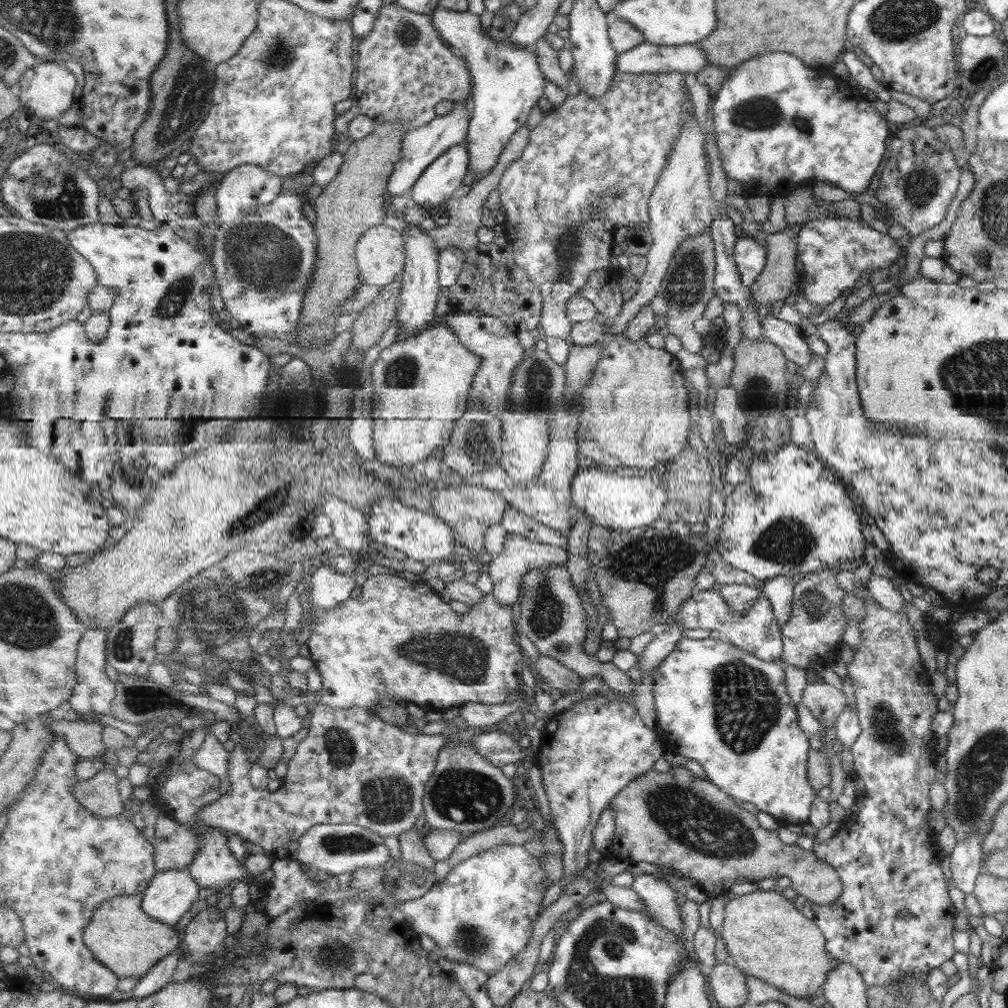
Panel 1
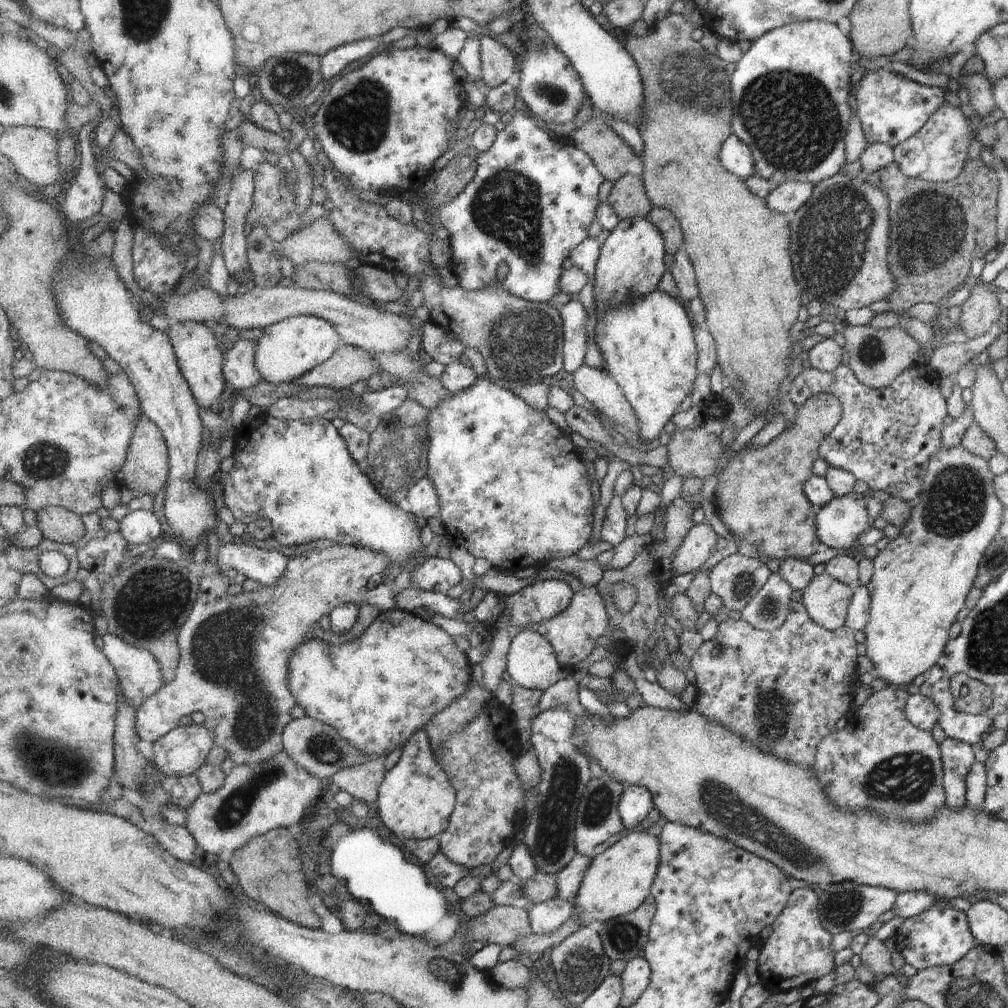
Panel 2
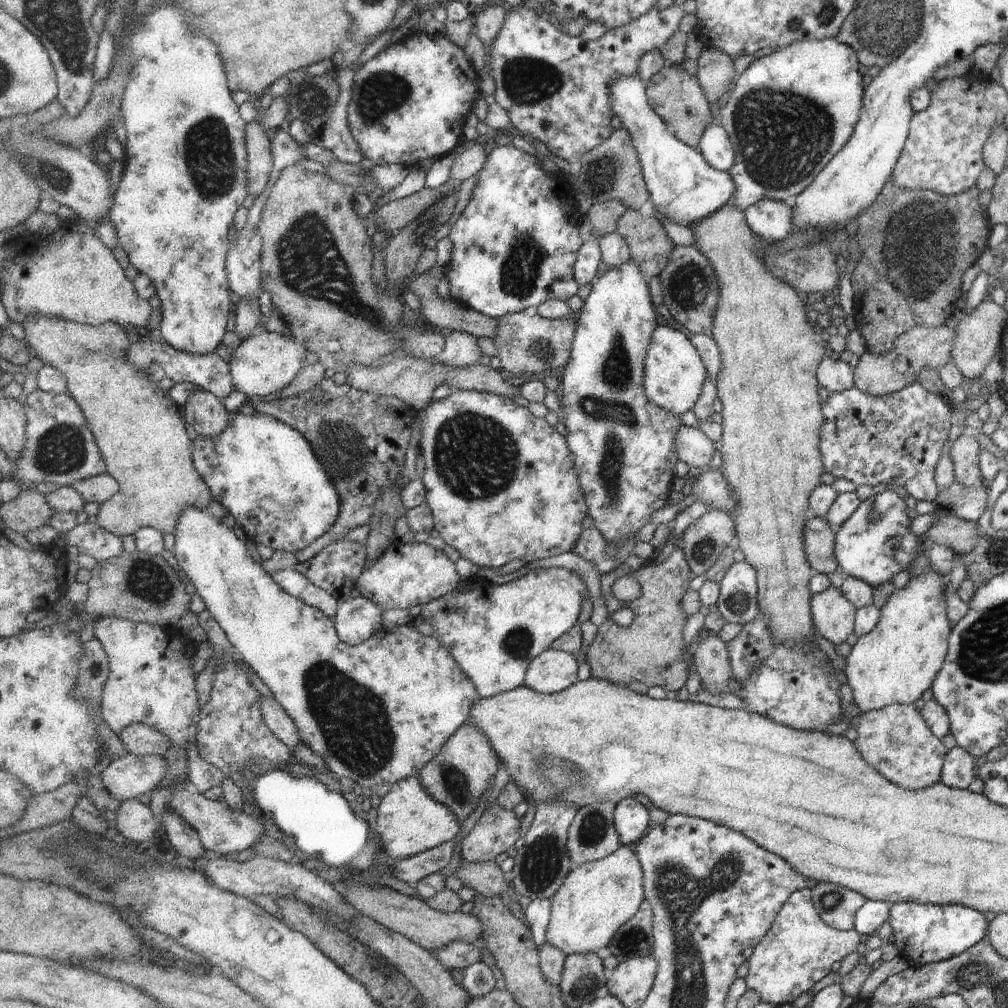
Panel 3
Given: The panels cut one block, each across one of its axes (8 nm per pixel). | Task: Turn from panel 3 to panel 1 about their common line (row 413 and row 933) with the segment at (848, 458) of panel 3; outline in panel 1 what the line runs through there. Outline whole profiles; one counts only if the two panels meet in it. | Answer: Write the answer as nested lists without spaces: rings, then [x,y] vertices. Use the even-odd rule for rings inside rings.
[[[863,599],[862,608],[864,616],[856,626],[861,632],[861,639],[851,647],[853,660],[846,665],[860,730],[849,748],[853,759],[853,778],[863,782],[863,789],[858,791],[854,802],[859,812],[857,821],[847,822],[847,828],[841,828],[841,834],[837,829],[833,837],[825,841],[814,839],[812,844],[812,853],[833,867],[843,888],[841,894],[826,905],[815,904],[801,895],[795,895],[791,902],[820,930],[829,957],[855,966],[867,987],[895,983],[897,999],[904,1002],[909,995],[905,983],[911,975],[939,968],[954,953],[951,932],[955,911],[950,905],[945,878],[939,867],[943,854],[940,847],[935,846],[937,833],[926,821],[927,813],[932,810],[928,799],[929,786],[939,775],[935,770],[938,757],[934,748],[936,737],[929,729],[931,719],[938,711],[937,697],[930,691],[929,673],[920,662],[906,613],[903,610],[886,610],[875,600]]]

